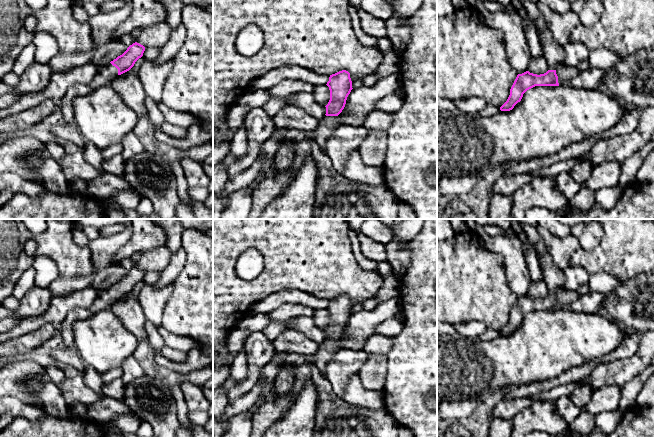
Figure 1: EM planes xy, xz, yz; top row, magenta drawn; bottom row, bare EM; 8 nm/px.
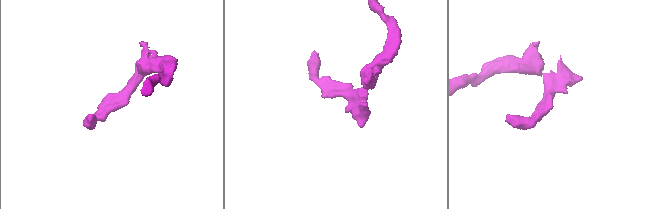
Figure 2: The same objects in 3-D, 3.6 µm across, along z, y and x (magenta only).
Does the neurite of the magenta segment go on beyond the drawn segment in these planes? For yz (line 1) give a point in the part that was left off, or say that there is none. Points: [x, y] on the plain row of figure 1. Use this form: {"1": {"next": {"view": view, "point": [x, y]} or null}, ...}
{"1": {"next": {"view": "yz", "point": [565, 297]}}}

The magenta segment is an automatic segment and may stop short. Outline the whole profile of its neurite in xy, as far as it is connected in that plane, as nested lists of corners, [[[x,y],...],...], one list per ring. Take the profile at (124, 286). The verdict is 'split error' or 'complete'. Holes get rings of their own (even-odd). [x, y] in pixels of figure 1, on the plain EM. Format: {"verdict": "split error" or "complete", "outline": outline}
{"verdict": "split error", "outline": [[[137,266],[130,269],[122,279],[97,295],[89,308],[91,314],[110,309],[118,299],[129,295],[144,275],[145,271]]]}

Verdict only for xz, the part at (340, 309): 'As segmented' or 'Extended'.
Extended

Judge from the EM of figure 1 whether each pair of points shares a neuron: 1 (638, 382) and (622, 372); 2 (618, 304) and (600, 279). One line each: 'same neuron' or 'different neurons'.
1: different neurons
2: different neurons

